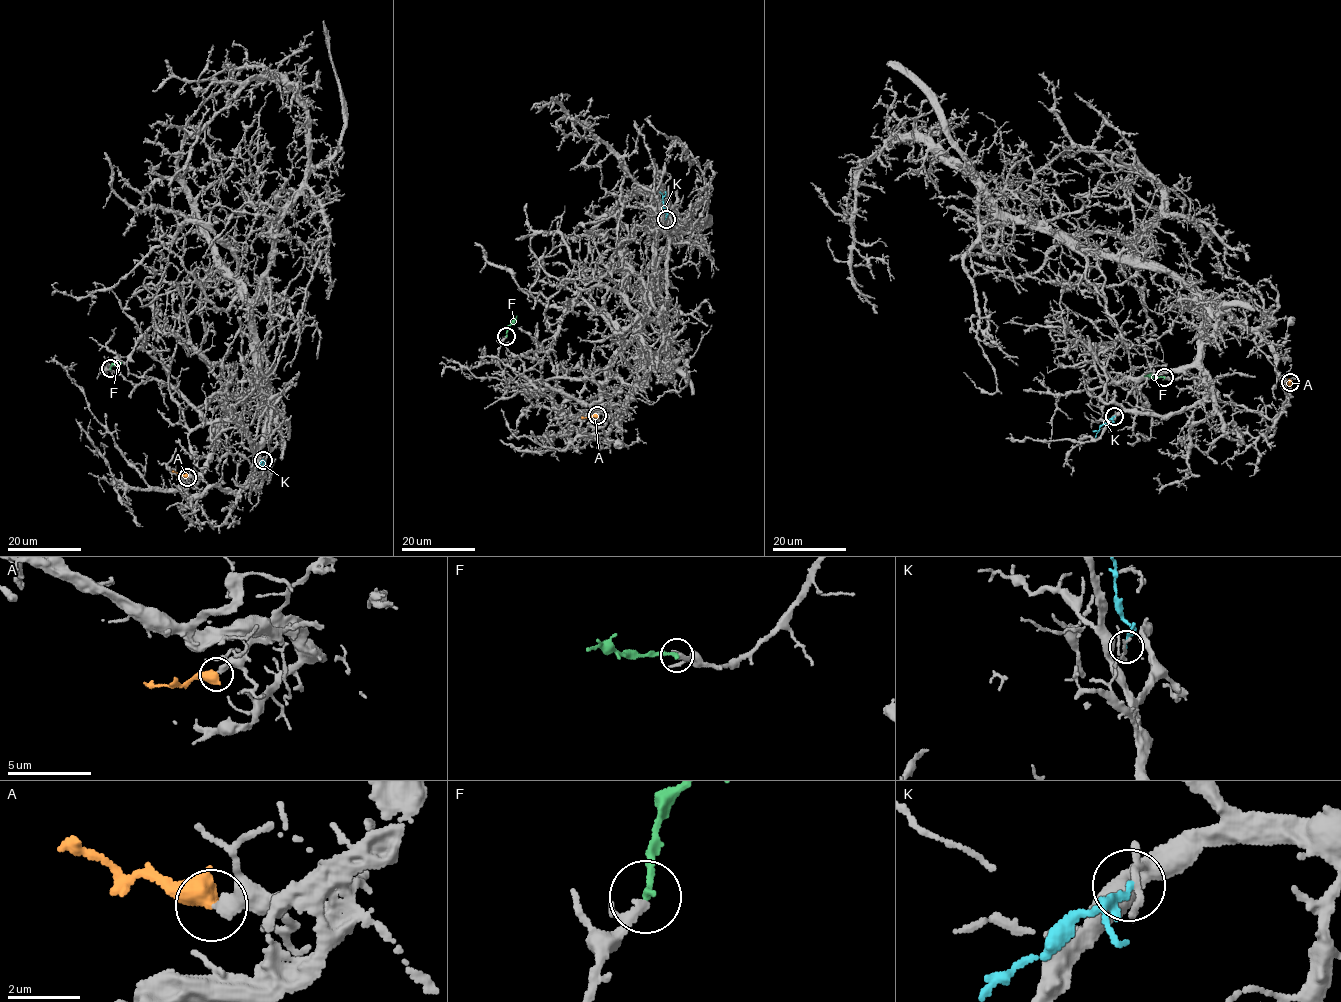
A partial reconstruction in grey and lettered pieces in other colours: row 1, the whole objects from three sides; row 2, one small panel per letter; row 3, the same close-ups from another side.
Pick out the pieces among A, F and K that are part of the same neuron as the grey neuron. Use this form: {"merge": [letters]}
{"merge": ["A", "F"]}

